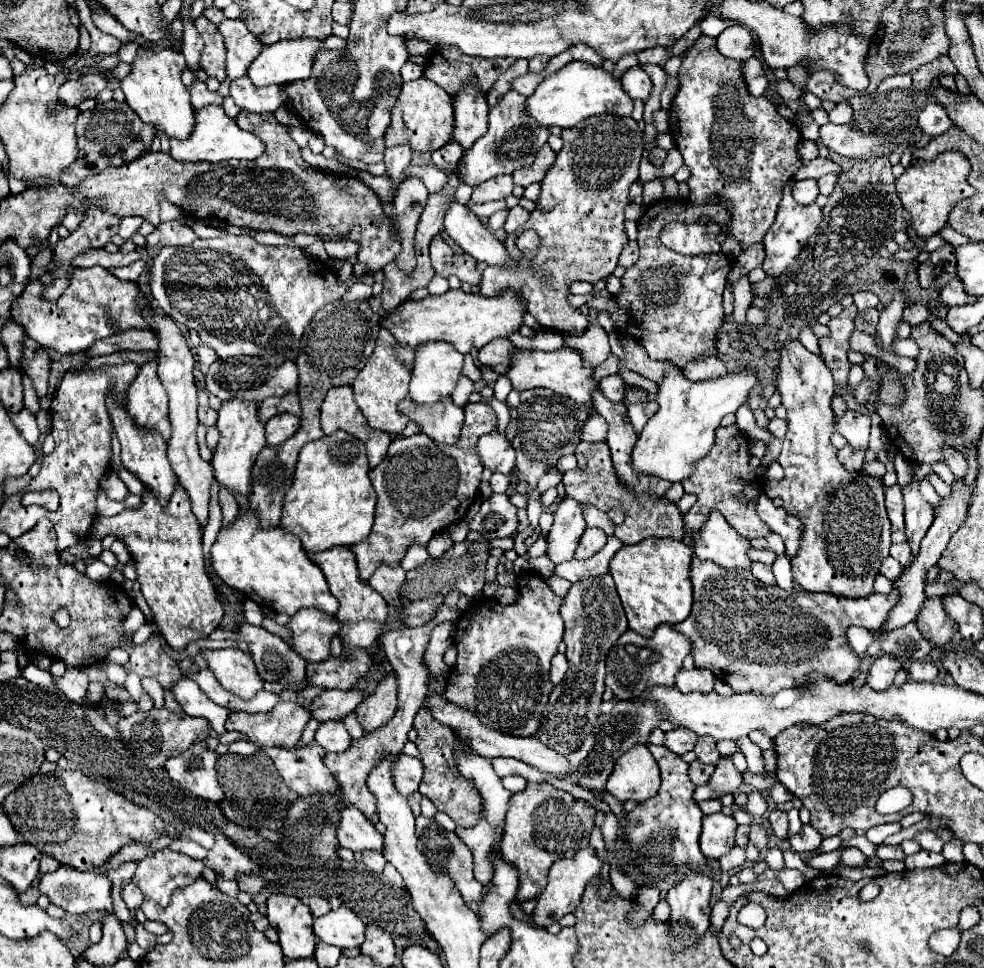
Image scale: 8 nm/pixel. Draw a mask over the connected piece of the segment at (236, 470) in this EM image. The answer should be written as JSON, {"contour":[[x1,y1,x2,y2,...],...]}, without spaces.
{"contour":[[228,400,222,404,222,408,218,412,218,422,216,422,220,440,218,440,218,446,210,460,216,482,226,490,232,490,232,492,238,492,244,496,250,492,252,466,256,462,256,456,266,446,264,424,260,424,260,420,256,416,256,406,258,406,256,402,242,402,242,400]]}

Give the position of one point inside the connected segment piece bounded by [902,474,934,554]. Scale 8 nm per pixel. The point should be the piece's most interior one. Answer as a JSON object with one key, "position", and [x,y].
{"position":[919,514]}

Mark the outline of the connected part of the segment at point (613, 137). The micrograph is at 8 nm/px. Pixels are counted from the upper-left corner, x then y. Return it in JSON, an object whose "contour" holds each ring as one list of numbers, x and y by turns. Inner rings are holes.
{"contour":[[600,114,590,116,582,120,574,128,562,130,562,150,556,156,554,166,548,170,548,174,542,180,542,192,536,200,536,208,530,212,528,222,520,226,520,230,536,230,542,238,540,248,534,256,536,270,530,270,528,266,522,266,520,270,504,270,488,266,482,274,480,294,482,296,500,296,504,290,512,288,516,296,526,302,526,312,530,312,542,328,556,330,558,334,574,334,580,336,588,326,588,316,582,316,576,308,572,308,566,302,566,296,570,294,570,282,574,280,586,280,586,282,598,282,600,278,612,274,612,270,618,264,618,256,628,242,626,230,624,230,624,208,630,204,628,190,638,180,638,168,642,160,642,130,638,128,634,118,614,116,614,114]]}

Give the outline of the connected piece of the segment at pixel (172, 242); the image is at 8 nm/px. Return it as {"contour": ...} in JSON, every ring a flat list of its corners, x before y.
{"contour":[[162,222,152,234,146,236,146,252,150,258,156,258,164,246,186,246,196,240,196,234,190,226,182,222]]}

